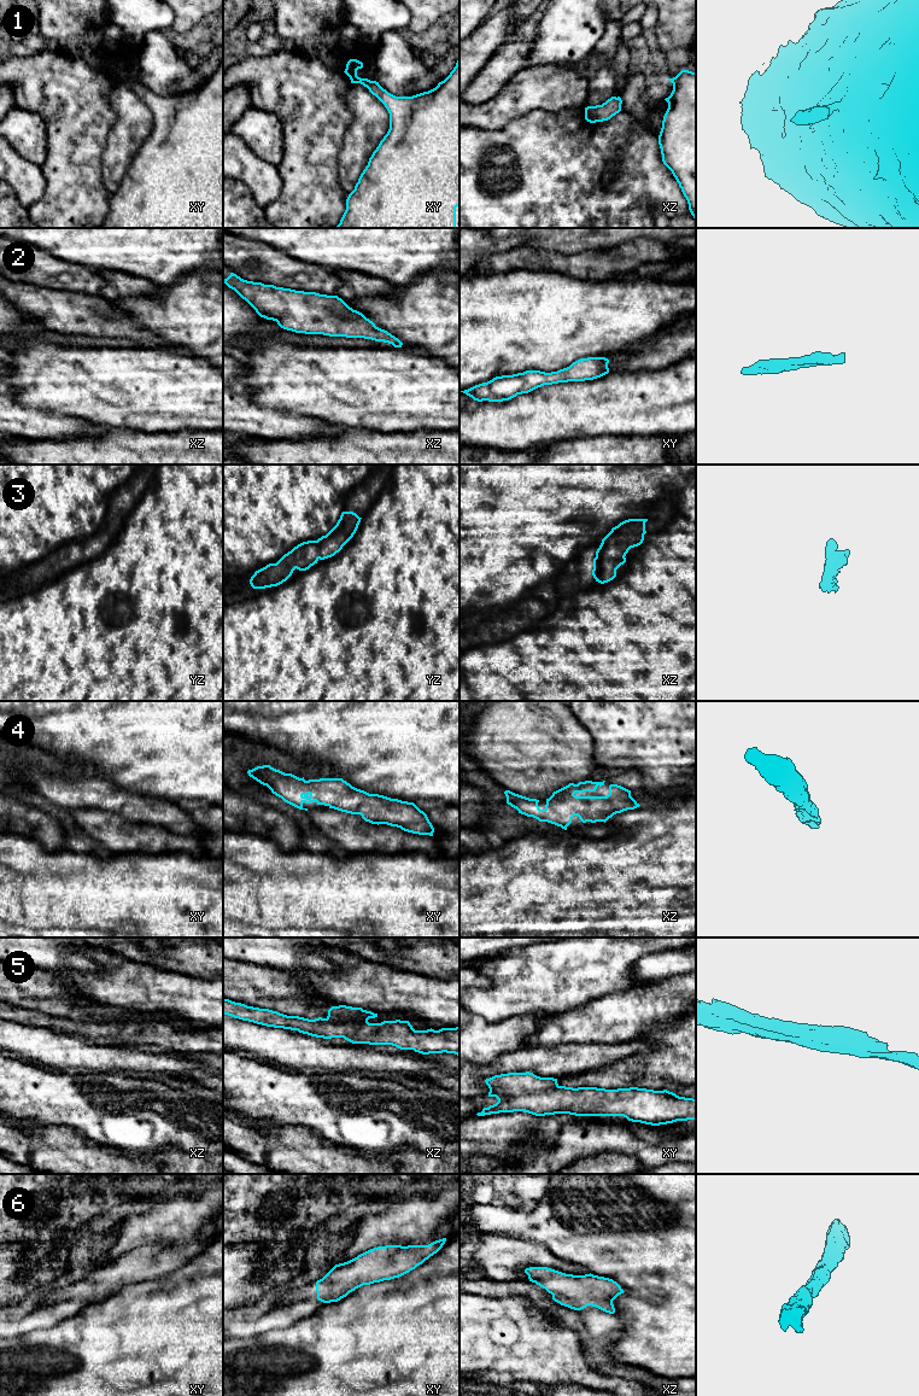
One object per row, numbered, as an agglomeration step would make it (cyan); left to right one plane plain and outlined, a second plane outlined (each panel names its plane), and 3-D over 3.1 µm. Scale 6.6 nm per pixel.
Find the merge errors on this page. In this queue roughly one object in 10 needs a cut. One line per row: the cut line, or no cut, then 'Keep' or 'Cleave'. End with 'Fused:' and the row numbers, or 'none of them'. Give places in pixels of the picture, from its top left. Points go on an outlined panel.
1: No split. Keep
2: No split. Keep
3: No split. Keep
4: No split. Keep
5: No split. Keep
6: No split. Keep
Fused: none of them

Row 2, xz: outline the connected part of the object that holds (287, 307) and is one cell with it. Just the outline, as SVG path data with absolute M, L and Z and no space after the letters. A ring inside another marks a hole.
M234 273L223 282L245 299L256 313L276 321L287 331L329 337L364 338L402 347L403 343L375 326L338 296L295 291L241 279Z

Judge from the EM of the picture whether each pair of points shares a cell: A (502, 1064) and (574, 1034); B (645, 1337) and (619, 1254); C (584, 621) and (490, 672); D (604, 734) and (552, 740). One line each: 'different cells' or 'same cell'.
A: different cells
B: same cell
C: same cell
D: different cells

